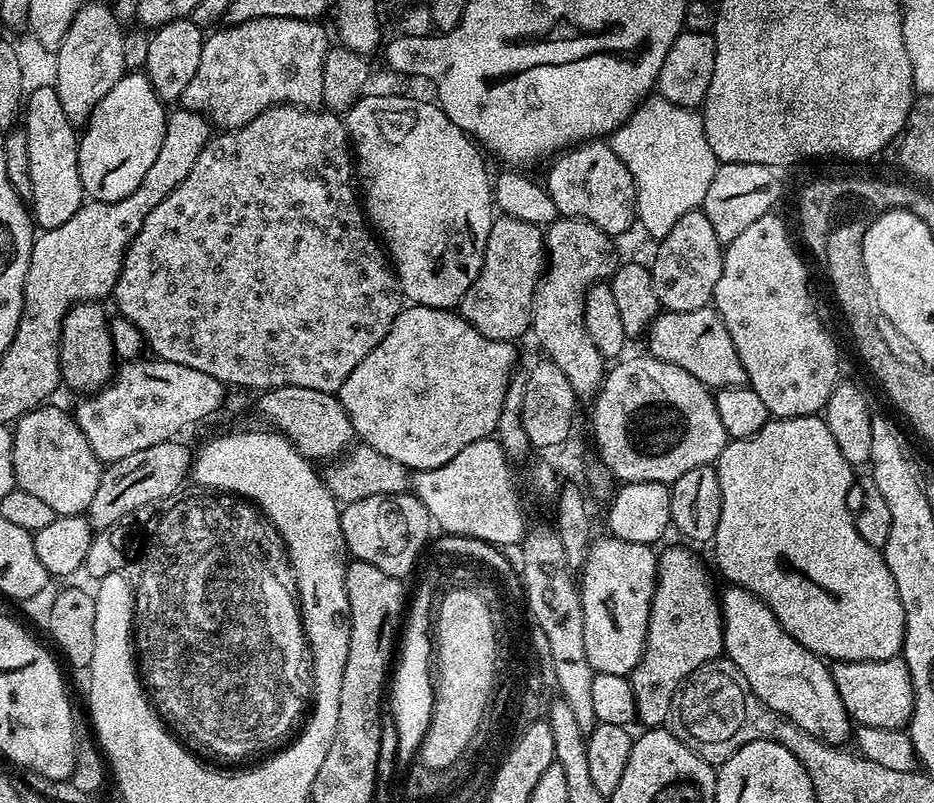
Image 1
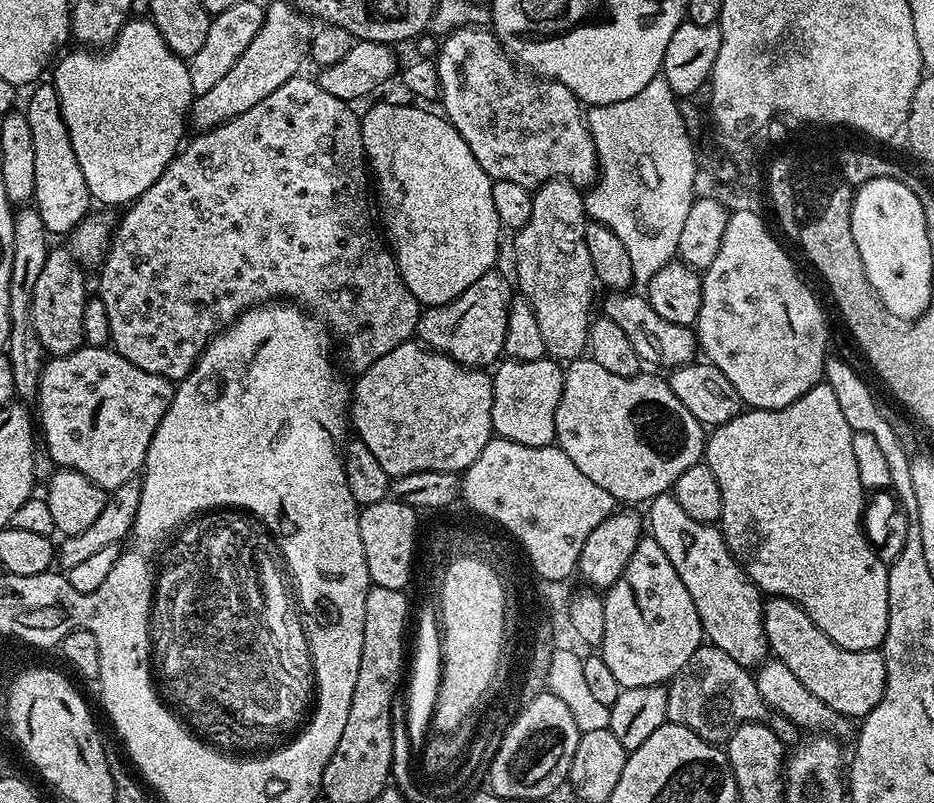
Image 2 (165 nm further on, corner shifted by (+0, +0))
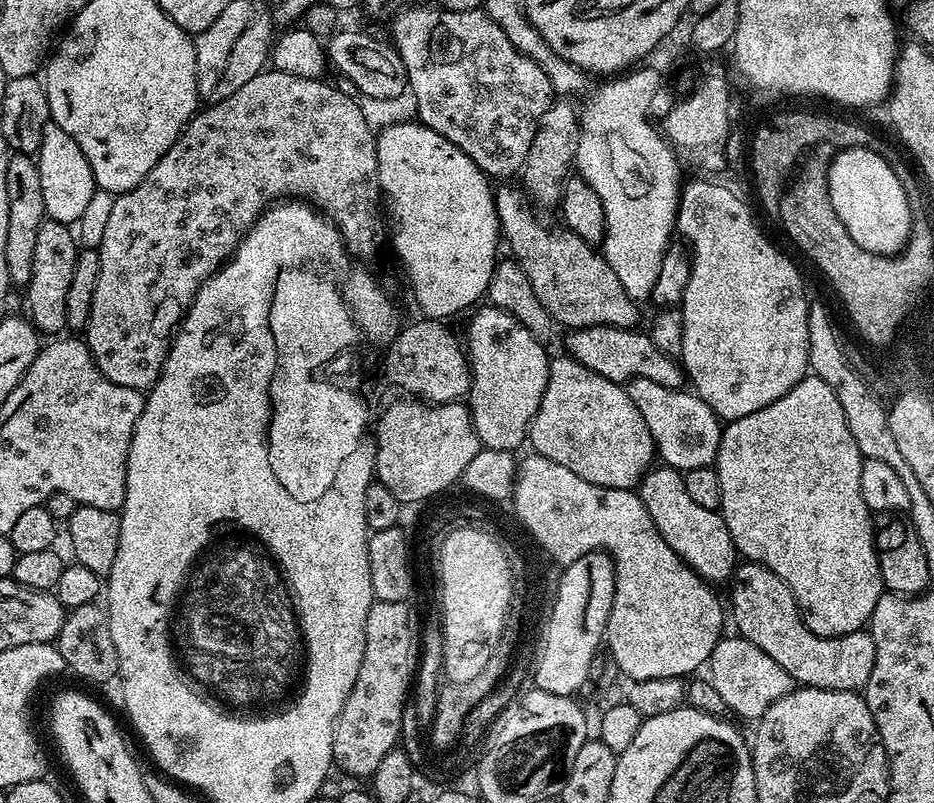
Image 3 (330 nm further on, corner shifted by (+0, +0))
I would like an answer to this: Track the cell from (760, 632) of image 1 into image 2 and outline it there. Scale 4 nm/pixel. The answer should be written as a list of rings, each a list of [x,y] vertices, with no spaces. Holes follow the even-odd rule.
[[[665,494],[656,496],[647,505],[648,520],[646,516],[646,528],[650,531],[651,539],[662,546],[666,558],[670,558],[674,570],[678,570],[678,578],[686,585],[686,590],[690,590],[690,598],[694,598],[694,610],[698,610],[698,618],[704,627],[704,635],[707,643],[718,646],[718,650],[726,650],[734,662],[738,662],[742,667],[749,670],[765,663],[769,659],[768,632],[764,629],[764,602],[760,587],[753,582],[744,572],[744,568],[733,558],[731,550],[726,546],[724,535],[720,533],[716,524],[703,524],[694,522],[682,506],[671,496]]]

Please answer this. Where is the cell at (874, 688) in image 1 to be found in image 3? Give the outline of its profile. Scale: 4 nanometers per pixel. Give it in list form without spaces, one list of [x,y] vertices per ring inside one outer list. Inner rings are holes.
[[[744,562],[732,573],[732,608],[730,604],[730,620],[736,623],[735,631],[745,640],[754,642],[758,650],[770,654],[786,674],[797,685],[806,688],[821,688],[822,690],[846,690],[860,692],[868,684],[870,670],[874,670],[874,638],[871,631],[861,630],[845,636],[819,636],[804,625],[804,617],[800,615],[800,607],[792,592],[778,574],[774,574],[764,564]]]

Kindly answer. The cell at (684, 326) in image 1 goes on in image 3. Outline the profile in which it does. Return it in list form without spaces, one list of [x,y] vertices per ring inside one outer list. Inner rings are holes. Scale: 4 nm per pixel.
[[[519,187],[516,188],[499,188],[495,189],[494,195],[496,197],[496,213],[498,214],[498,222],[500,223],[500,230],[506,244],[512,247],[511,255],[514,257],[516,263],[522,266],[522,270],[526,274],[526,278],[530,278],[530,286],[534,286],[534,294],[538,294],[538,302],[542,302],[542,306],[546,306],[546,314],[550,314],[550,318],[557,324],[565,324],[565,329],[575,330],[577,328],[589,328],[597,324],[598,326],[610,326],[611,328],[630,328],[635,329],[636,324],[640,320],[640,312],[637,301],[632,300],[626,290],[623,289],[622,283],[618,280],[618,274],[614,274],[614,270],[610,270],[610,266],[606,262],[606,258],[593,245],[582,242],[582,238],[578,238],[578,234],[574,234],[569,228],[561,226],[559,223],[547,224],[530,203],[529,197],[525,195]]]

